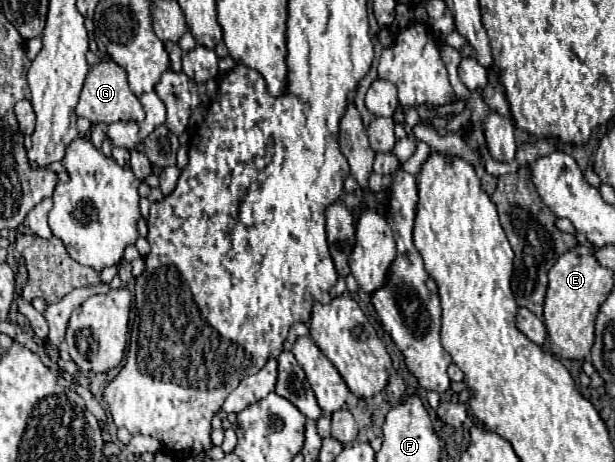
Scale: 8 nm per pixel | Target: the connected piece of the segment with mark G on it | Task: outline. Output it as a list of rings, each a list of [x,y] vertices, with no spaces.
[[[113,61],[97,63],[89,69],[75,113],[77,113],[77,117],[89,119],[93,125],[115,123],[115,121],[143,121],[145,119],[145,113],[143,113],[139,99],[131,93],[129,85],[127,85],[125,71]]]

